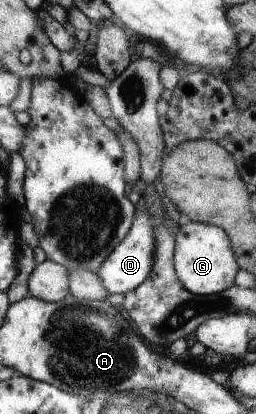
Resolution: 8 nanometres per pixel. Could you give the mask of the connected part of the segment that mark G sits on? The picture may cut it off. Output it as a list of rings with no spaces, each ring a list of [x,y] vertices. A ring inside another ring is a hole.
[[[182,221],[176,234],[175,247],[175,271],[191,294],[211,297],[223,293],[234,284],[239,264],[232,242],[222,228],[207,223]]]

